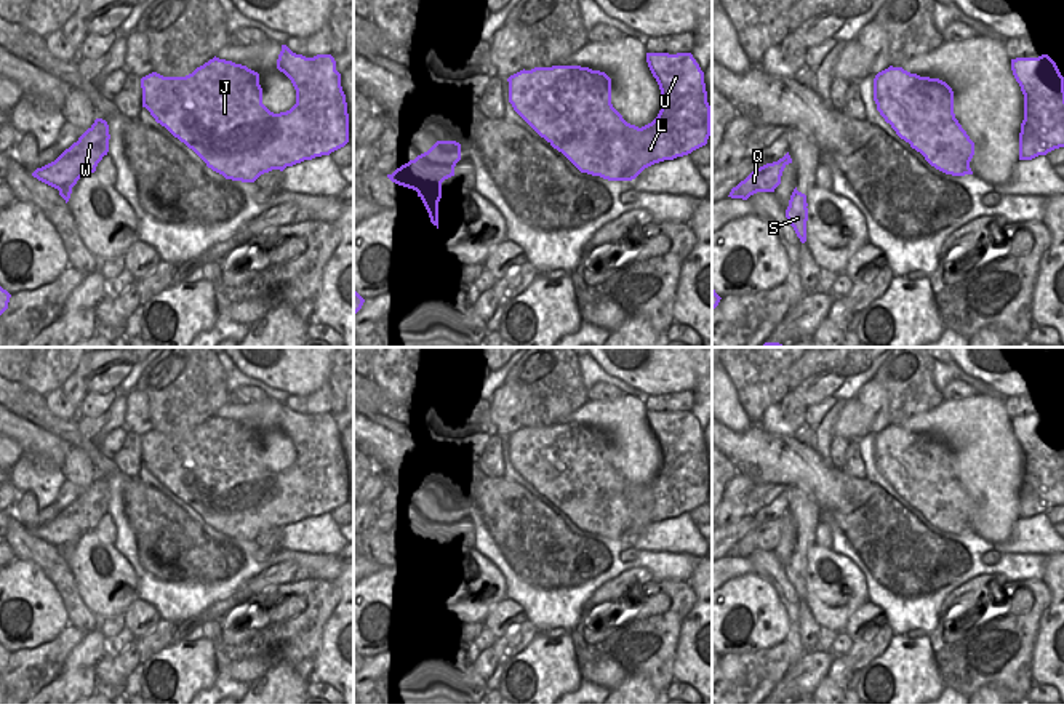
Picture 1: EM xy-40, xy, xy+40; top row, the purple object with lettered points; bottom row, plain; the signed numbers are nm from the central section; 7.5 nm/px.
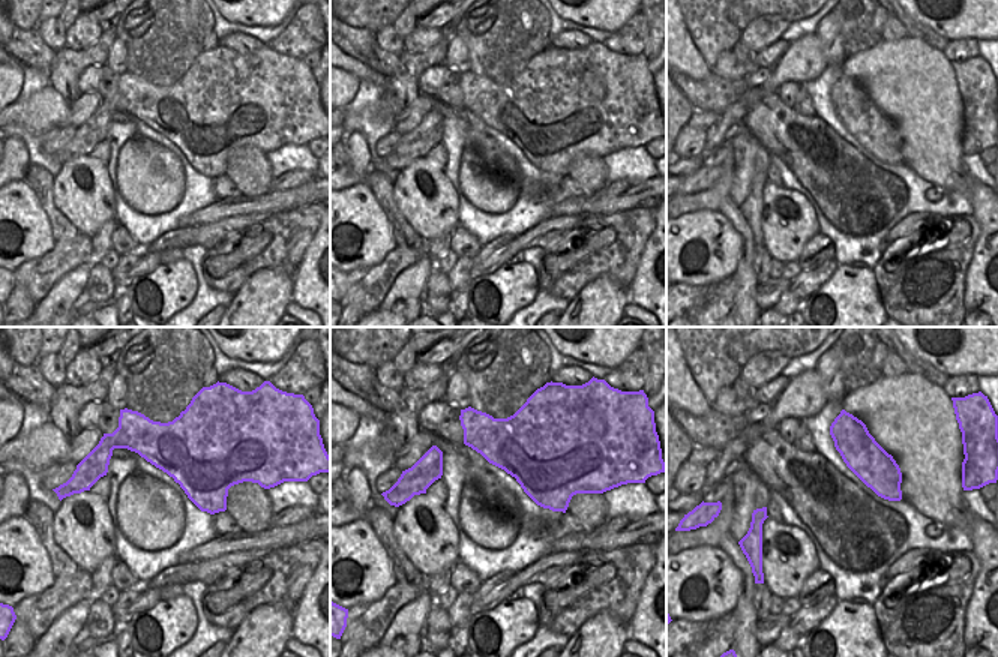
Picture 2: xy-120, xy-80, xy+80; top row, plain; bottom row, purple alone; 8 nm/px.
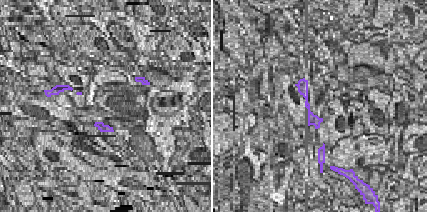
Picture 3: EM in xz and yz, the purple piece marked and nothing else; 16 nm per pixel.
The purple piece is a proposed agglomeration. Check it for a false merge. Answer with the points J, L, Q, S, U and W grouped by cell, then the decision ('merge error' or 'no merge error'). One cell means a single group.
groups J L Q U W / S; merge error

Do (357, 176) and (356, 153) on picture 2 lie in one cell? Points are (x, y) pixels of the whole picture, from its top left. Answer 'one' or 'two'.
one

